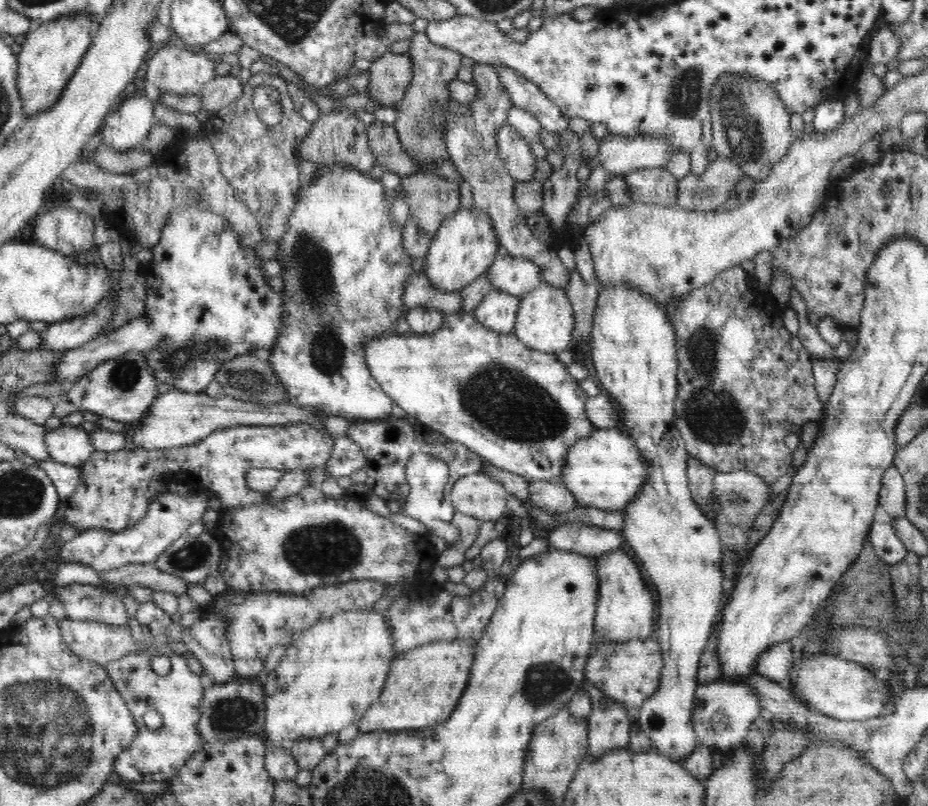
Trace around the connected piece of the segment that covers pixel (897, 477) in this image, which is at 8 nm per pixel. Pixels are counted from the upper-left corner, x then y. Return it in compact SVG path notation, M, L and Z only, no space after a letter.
M893 464L886 469L879 493L880 506L893 518L906 515L905 483L900 471Z

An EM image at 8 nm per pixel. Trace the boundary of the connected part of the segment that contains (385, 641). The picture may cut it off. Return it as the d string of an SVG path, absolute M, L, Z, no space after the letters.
M350 610L320 620L312 628L303 630L285 648L278 666L262 679L266 701L266 746L291 746L300 739L322 738L325 734L338 734L349 724L357 724L365 710L378 698L385 685L390 664L398 656L394 653L394 631L385 616L376 610Z

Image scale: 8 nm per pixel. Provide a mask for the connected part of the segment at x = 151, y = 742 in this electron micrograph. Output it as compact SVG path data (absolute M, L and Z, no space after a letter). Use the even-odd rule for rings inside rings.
M169 644L161 646L149 645L142 651L138 650L138 652L130 653L122 658L107 662L105 669L108 671L108 677L112 679L114 687L118 689L118 693L120 693L122 699L126 701L126 706L130 713L132 713L137 726L137 733L134 740L132 740L130 746L126 750L123 750L116 758L112 772L116 772L116 774L121 776L124 782L128 784L133 782L158 782L160 780L165 782L169 781L171 777L178 774L178 770L192 757L192 754L203 745L202 737L200 737L196 726L198 720L200 720L200 706L202 706L202 700L204 700L206 687L204 679L202 676L193 673L190 666L188 666L186 658L170 649ZM154 656L168 656L168 658L170 658L171 668L168 674L161 676L160 674L156 674L152 669L150 662L152 662ZM149 708L157 710L158 714L163 718L162 725L160 728L156 728L156 730L149 730L142 720L142 717Z

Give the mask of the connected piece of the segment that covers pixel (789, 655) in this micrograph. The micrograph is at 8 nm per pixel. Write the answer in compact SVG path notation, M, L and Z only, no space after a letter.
M785 639L768 647L758 656L754 671L775 683L787 685L796 656L797 652L792 648L791 639Z

